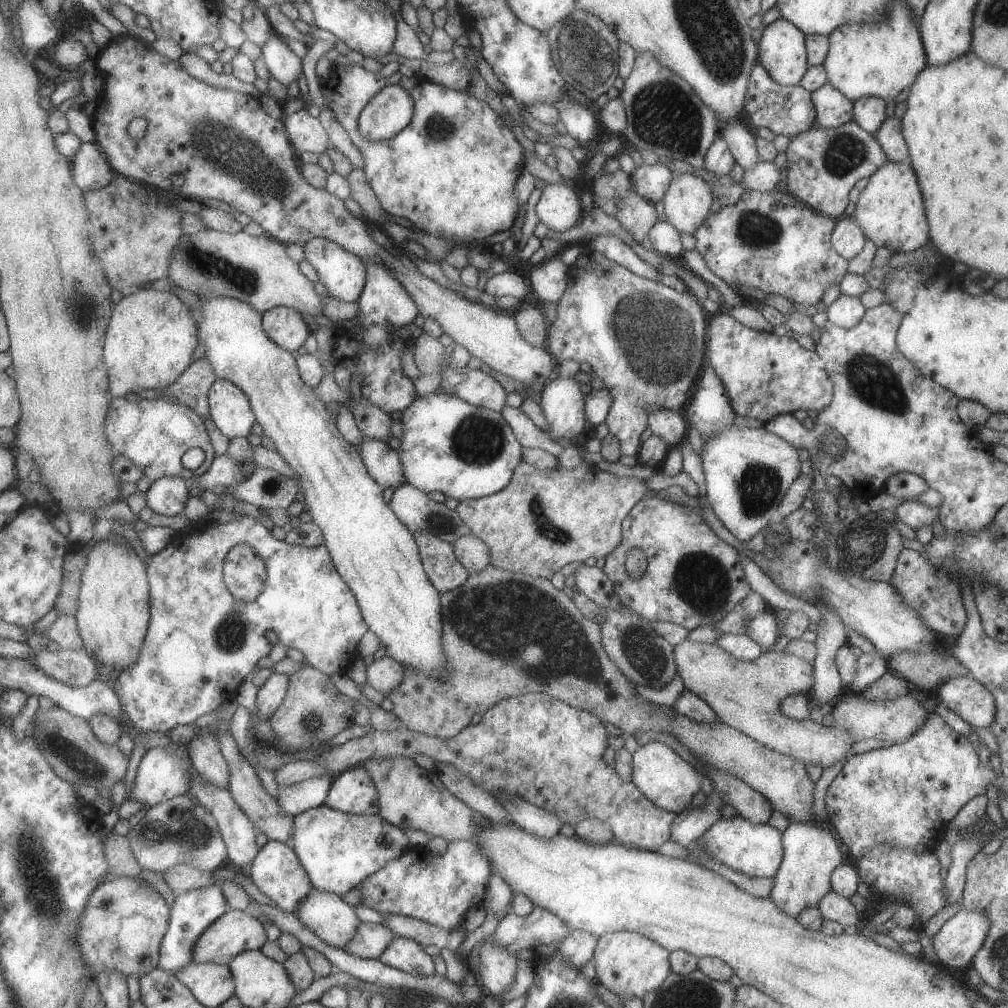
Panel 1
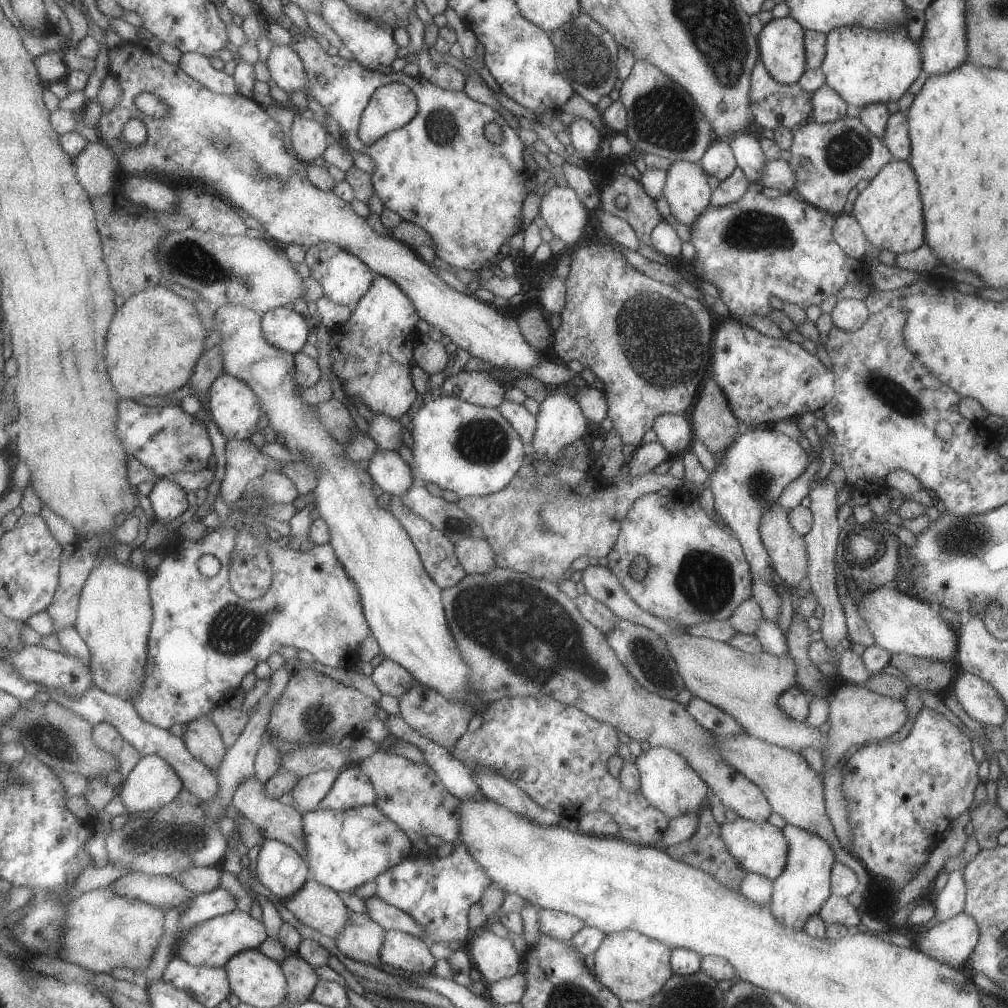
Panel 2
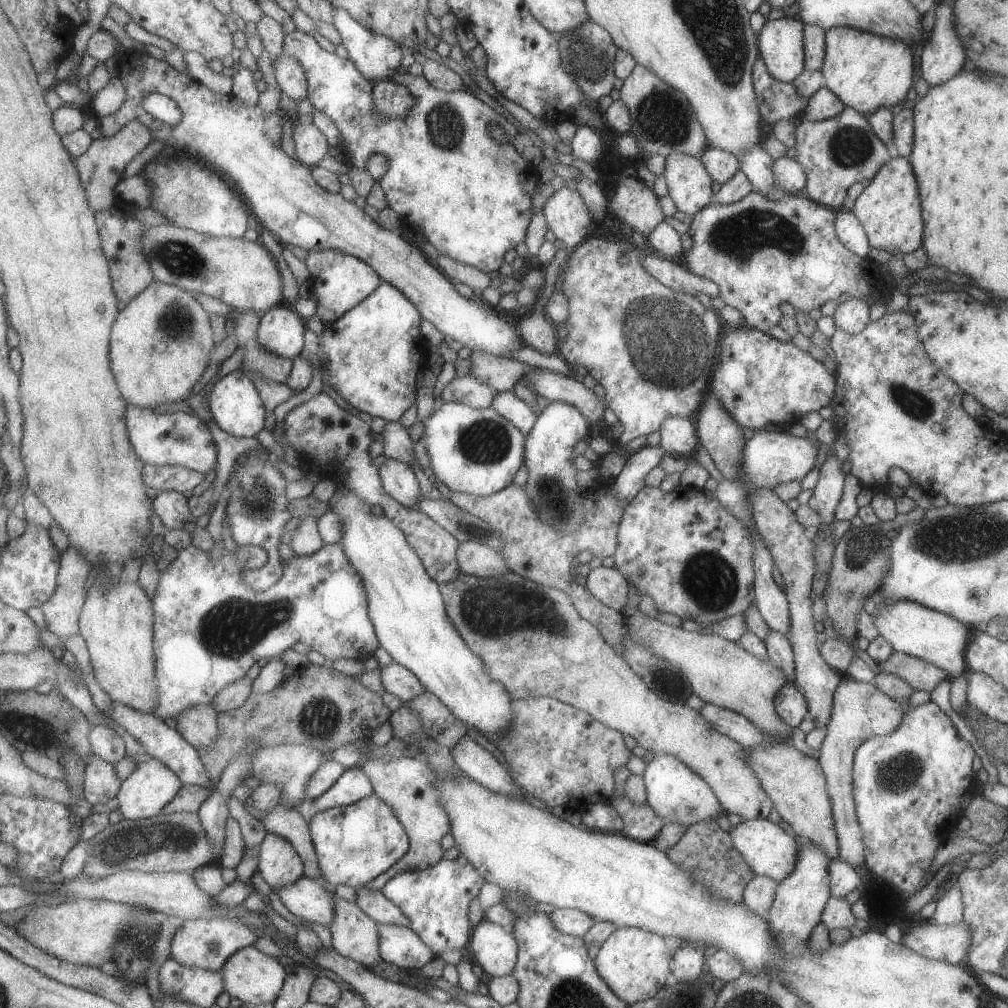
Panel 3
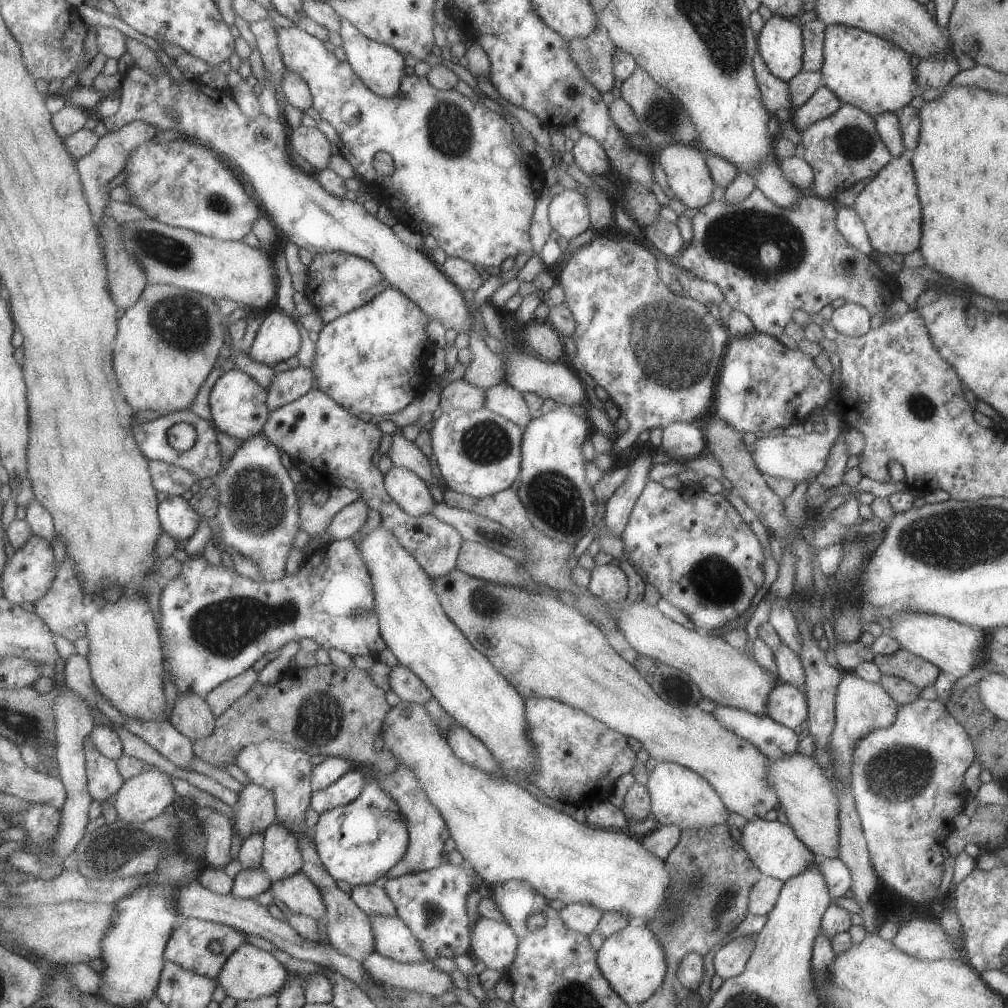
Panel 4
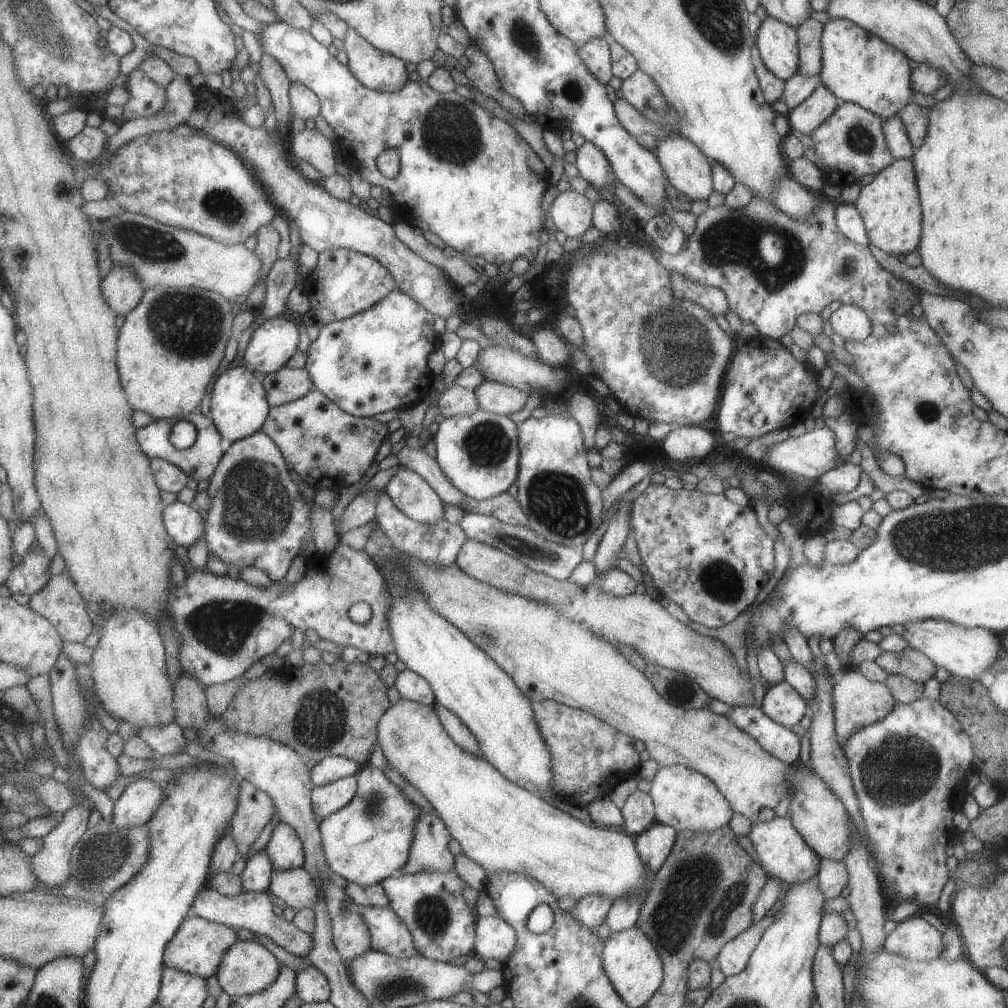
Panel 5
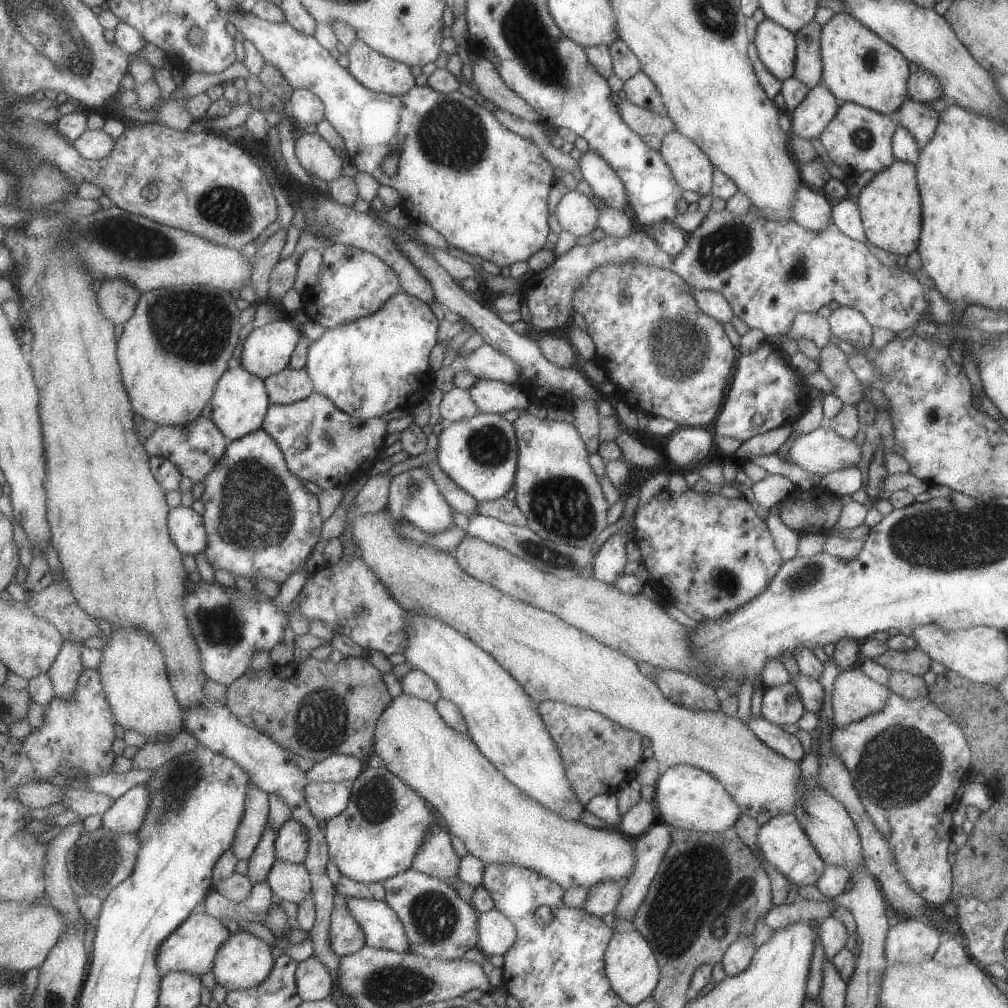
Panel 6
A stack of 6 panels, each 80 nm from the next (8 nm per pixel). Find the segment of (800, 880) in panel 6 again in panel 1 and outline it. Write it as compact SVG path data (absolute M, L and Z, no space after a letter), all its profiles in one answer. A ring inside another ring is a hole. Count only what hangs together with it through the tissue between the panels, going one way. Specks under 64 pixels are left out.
M738 816L730 820L719 819L713 822L693 842L697 842L697 846L709 858L713 858L729 870L735 870L737 874L745 874L749 878L764 877L773 879L779 864L781 864L781 833L769 824L751 824L745 818Z

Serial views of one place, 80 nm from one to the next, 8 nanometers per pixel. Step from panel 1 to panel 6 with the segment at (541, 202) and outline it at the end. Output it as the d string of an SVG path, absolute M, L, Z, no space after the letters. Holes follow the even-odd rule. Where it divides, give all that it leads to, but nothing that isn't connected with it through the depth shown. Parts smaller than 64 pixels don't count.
M575 189L561 196L554 212L561 230L574 237L588 236L597 227L598 211L593 200Z

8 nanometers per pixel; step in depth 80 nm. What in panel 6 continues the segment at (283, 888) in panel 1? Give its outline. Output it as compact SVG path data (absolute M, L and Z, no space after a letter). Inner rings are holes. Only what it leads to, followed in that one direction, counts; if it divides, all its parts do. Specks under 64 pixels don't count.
M295 818L285 821L275 840L276 860L285 860L291 864L305 863L309 854L309 836L301 822Z

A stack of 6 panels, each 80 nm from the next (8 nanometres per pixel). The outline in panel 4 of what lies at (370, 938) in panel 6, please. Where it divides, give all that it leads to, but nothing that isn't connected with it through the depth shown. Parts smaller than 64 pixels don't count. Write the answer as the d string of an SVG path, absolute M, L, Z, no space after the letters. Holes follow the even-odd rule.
M368 916L376 936L375 951L385 958L413 964L423 962L425 952L411 930L397 916Z

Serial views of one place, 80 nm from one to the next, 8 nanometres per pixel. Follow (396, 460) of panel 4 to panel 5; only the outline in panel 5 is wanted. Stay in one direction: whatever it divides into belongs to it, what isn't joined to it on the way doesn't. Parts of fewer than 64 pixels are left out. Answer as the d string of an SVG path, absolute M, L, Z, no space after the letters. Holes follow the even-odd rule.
M405 445L395 454L395 457L399 466L419 474L439 496L441 502L456 507L461 506L464 495L443 476L437 462L433 457L427 456L423 449L409 448Z

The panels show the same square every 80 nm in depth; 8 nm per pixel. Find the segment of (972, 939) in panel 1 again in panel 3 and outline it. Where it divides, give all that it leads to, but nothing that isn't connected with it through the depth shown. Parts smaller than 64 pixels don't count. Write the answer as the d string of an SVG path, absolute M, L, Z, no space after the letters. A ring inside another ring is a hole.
M963 920L951 926L922 922L902 935L901 945L916 954L955 965L964 963L971 942L969 926Z

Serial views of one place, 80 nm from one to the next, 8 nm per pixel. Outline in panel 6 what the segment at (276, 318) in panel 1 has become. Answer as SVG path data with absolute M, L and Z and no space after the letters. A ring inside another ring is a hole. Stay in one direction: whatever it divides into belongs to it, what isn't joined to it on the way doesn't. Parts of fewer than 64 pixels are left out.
M290 317L257 328L249 334L247 341L244 342L240 366L263 380L269 376L280 374L283 370L291 367L292 356L300 344L301 336L303 333L291 322Z

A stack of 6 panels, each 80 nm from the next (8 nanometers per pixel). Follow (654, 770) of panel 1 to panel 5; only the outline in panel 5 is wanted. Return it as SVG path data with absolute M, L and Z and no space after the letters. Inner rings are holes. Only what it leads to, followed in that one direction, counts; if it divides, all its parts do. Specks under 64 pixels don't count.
M673 764L659 767L650 786L648 794L654 808L655 822L671 826L676 832L712 832L726 826L733 816L733 810L713 782L685 766Z

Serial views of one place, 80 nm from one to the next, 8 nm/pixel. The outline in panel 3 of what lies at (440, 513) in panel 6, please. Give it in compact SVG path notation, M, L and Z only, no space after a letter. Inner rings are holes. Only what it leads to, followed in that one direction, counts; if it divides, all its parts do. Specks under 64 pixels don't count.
M386 458L377 467L380 472L380 482L384 484L384 491L403 504L405 508L417 509L417 500L421 496L419 484L410 466L405 462L399 462L395 458Z

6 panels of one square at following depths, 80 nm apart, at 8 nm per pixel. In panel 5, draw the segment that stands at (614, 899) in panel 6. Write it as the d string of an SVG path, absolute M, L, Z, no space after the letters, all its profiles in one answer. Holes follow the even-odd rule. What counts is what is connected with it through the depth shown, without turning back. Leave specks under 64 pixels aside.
M591 894L577 900L575 906L567 910L567 914L571 914L587 930L593 930L604 922L611 904L609 898L601 898L601 894Z

